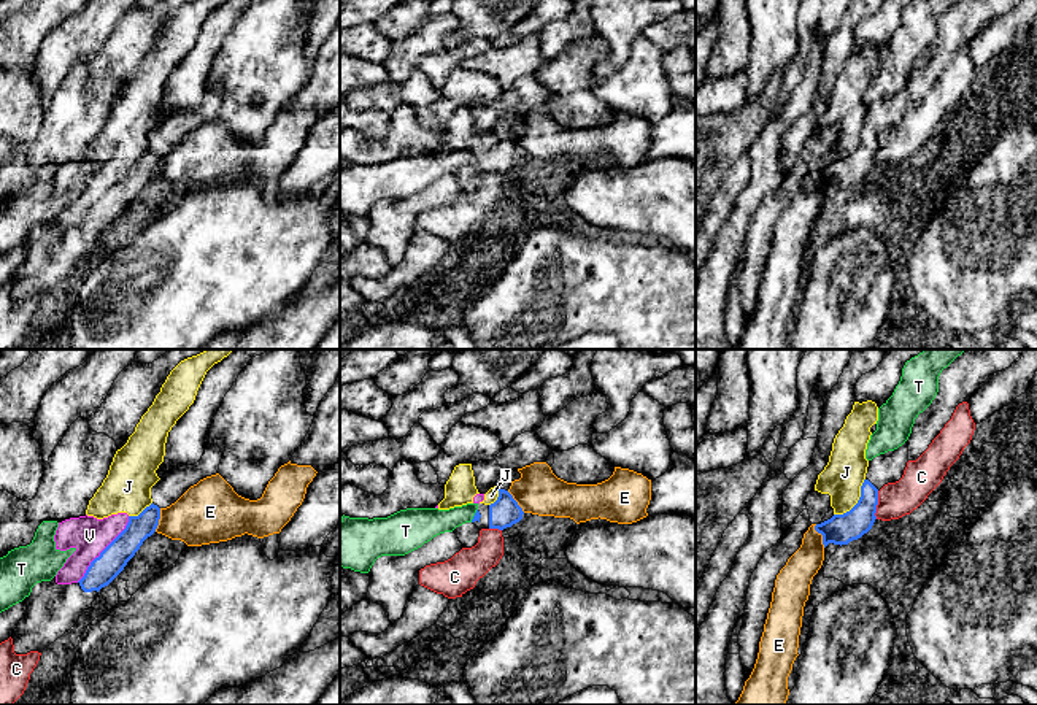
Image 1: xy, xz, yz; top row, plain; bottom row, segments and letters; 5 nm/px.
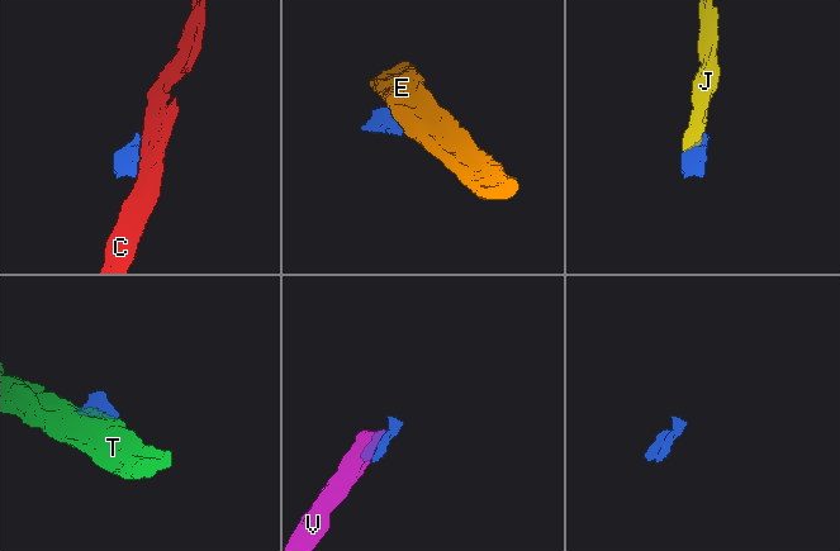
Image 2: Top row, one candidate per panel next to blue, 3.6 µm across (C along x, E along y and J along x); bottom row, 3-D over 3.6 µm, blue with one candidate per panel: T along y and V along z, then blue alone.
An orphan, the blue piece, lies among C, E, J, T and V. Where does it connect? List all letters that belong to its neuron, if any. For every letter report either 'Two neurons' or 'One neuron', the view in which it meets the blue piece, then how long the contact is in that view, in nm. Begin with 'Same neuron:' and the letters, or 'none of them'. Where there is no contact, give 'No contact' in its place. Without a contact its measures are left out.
Same neuron: none of them
C: Two neurons. Touches blue in yz. Shared border 140 nm
E: Two neurons. Touches blue in yz. Shared border 130 nm
J: Two neurons. Touches blue in yz. Shared border 240 nm
T: Two neurons. Touches blue in xz. Shared border 80 nm
V: Two neurons. Touches blue in xy. Shared border 420 nm

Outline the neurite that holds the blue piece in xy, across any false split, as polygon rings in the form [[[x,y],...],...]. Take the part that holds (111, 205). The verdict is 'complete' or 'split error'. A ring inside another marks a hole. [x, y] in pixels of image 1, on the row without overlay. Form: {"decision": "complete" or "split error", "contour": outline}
{"decision": "split error", "contour": [[[154,148],[138,160],[129,160],[125,173],[95,202],[78,227],[37,227],[27,241],[25,260],[11,283],[16,299],[43,297],[51,287],[68,276],[84,254],[92,251],[98,235],[108,230],[135,200],[143,186],[151,181],[160,164]]]}

